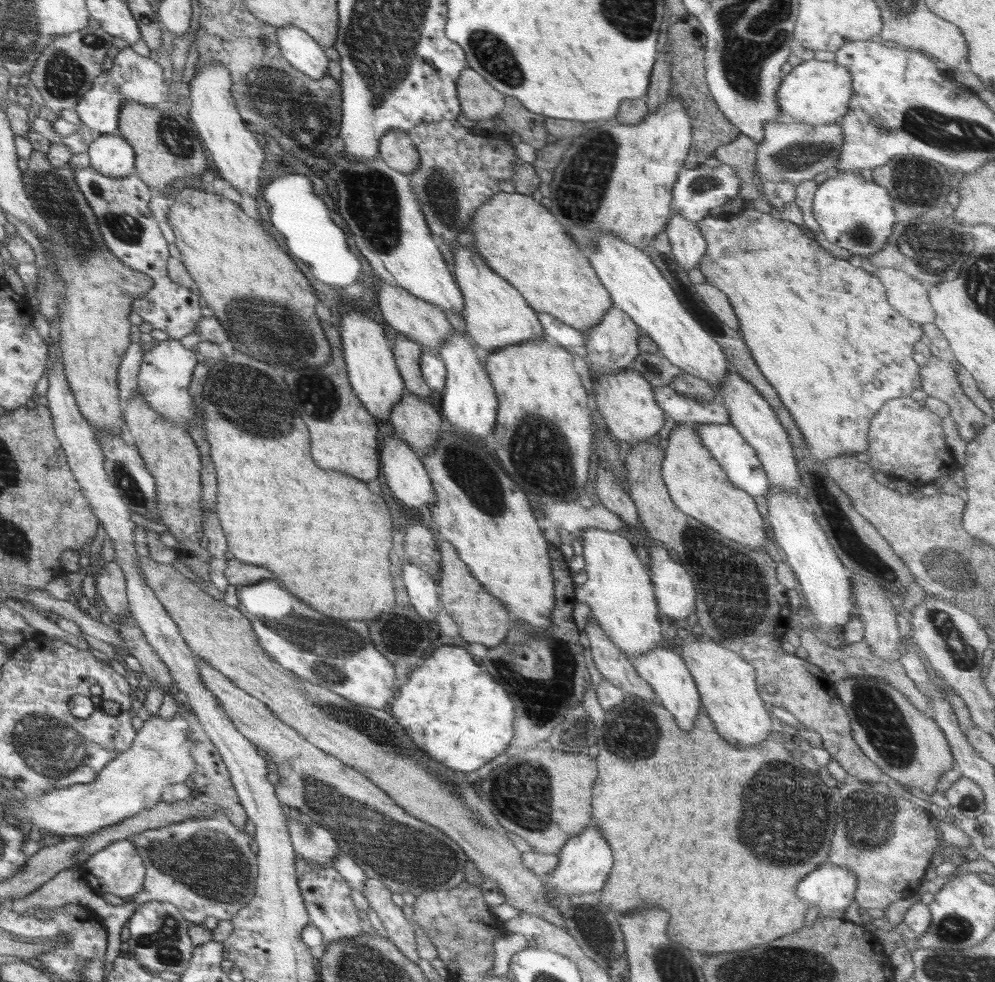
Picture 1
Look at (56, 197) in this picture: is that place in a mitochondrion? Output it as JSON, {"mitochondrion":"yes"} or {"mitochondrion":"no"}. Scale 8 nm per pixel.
{"mitochondrion":"yes"}

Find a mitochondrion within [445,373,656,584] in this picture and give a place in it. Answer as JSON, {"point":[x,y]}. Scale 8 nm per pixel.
{"point":[539,452]}

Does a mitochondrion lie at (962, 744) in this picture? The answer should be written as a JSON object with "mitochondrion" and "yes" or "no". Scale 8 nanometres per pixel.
{"mitochondrion":"no"}

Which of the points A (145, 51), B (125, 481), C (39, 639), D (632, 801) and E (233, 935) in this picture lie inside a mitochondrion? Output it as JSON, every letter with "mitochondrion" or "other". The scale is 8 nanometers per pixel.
{"A":"other","B":"mitochondrion","C":"other","D":"other","E":"other"}

